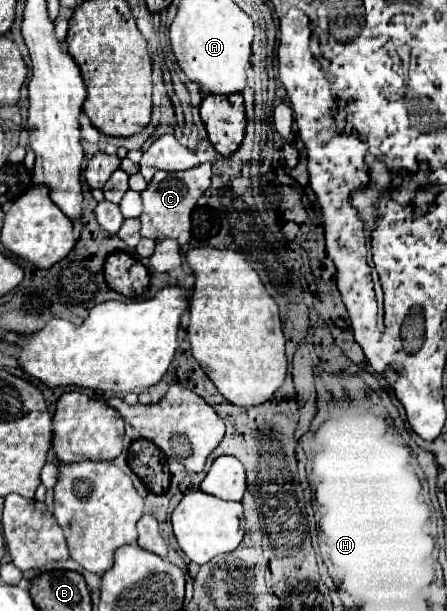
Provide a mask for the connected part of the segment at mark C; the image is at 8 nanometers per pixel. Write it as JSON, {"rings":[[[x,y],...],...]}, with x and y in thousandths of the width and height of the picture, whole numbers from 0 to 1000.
{"rings":[[[445,268],[427,278],[409,282],[347,282],[342,295],[315,314],[320,324],[320,350],[315,360],[315,386],[338,393],[365,390],[400,390],[409,380],[427,376],[427,347],[441,337],[441,324],[468,308],[472,298],[472,268]]]}

